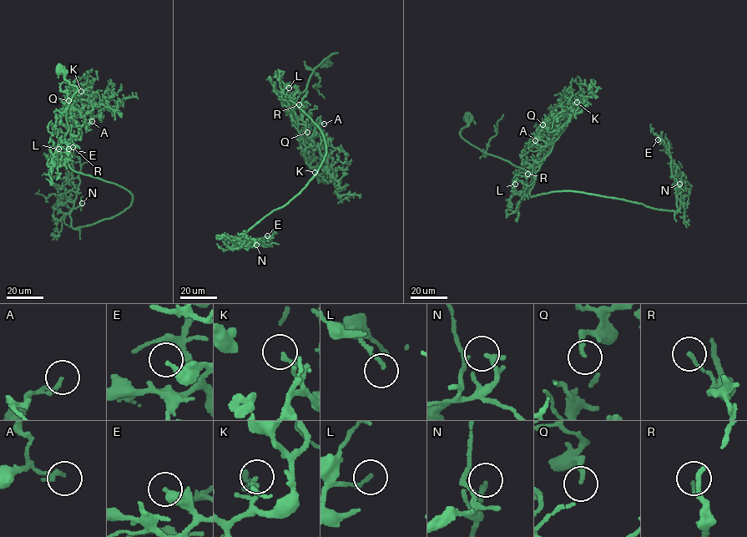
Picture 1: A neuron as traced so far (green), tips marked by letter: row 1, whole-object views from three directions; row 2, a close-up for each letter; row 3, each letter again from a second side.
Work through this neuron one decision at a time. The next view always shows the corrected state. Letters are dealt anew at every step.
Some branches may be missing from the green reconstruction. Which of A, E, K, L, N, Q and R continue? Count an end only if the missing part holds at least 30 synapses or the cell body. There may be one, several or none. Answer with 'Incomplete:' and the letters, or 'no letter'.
Incomplete: no letter

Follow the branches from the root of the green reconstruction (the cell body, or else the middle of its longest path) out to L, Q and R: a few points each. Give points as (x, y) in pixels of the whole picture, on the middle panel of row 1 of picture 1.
L: (325, 63), (331, 53), (337, 53), (314, 69), (294, 111), (281, 97), (282, 82), (289, 88)
Q: (325, 63), (331, 53), (337, 53), (314, 69), (306, 89), (294, 105), (305, 152), (309, 140), (307, 132)
R: (325, 63), (331, 53), (337, 53), (314, 69), (306, 89), (295, 103), (295, 113), (302, 119), (299, 104)

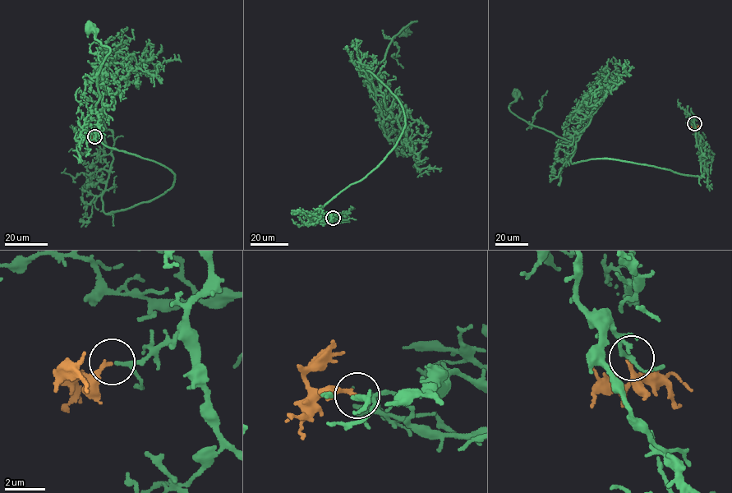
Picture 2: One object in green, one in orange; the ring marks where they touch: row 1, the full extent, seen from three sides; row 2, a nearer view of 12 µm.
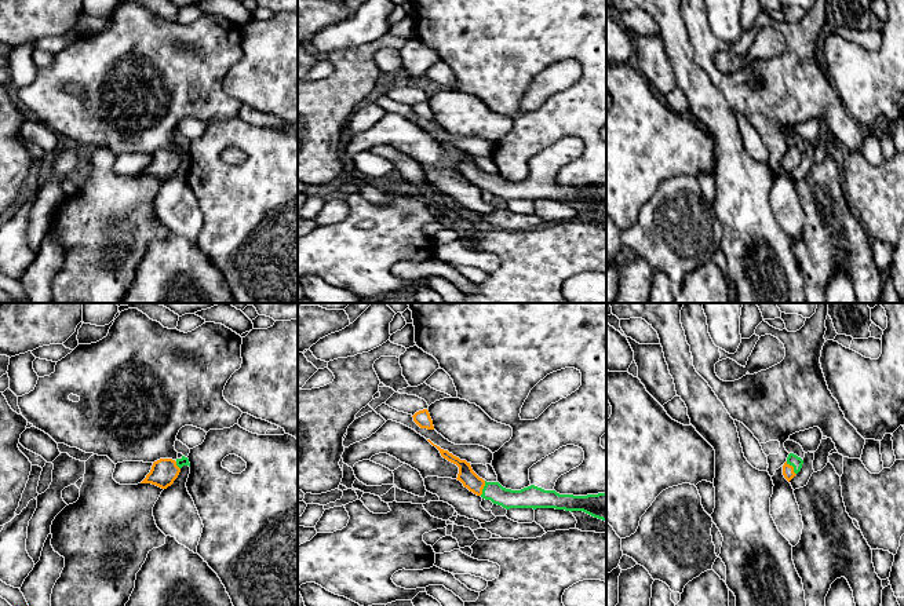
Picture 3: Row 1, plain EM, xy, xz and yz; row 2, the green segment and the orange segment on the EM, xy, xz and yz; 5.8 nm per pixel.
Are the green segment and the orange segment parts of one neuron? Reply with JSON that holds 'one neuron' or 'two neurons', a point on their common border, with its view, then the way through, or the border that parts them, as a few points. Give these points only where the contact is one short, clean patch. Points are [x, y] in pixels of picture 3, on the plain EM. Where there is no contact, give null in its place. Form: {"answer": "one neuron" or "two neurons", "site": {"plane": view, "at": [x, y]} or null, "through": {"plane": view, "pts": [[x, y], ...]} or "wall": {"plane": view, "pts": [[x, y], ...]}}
{"answer": "one neuron", "site": {"plane": "yz", "at": [793, 157]}, "through": {"plane": "yz", "pts": [[794, 152], [793, 157], [788, 164]]}}

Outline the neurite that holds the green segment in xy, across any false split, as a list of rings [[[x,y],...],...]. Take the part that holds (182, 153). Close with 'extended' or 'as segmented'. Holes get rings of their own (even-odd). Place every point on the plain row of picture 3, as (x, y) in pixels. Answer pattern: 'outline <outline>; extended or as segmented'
outline [[[182,147],[181,150],[160,150],[153,154],[150,164],[141,175],[152,175],[161,180],[167,180],[178,169],[181,160],[189,157],[189,150]]]; extended

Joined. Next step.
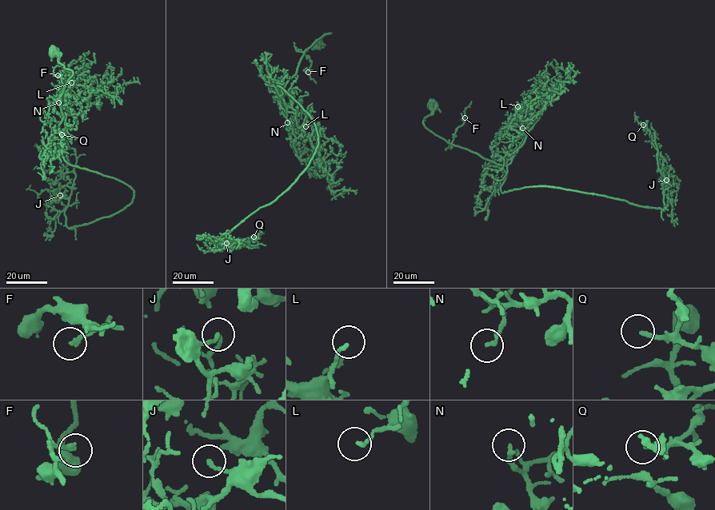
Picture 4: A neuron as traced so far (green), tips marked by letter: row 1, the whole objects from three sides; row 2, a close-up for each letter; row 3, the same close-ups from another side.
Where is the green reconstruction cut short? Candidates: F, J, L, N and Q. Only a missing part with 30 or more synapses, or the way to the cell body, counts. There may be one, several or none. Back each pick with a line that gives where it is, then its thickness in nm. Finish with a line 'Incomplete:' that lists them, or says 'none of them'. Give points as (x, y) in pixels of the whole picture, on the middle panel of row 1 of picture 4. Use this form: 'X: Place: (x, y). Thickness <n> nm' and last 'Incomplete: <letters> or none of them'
Q: Place: (253, 237). Thickness 180 nm
Incomplete: Q

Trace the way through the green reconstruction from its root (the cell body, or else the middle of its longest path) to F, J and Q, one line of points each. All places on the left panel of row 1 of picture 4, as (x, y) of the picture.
F: (53, 51), (57, 61), (72, 72), (59, 97), (64, 85), (61, 75), (57, 75)
J: (53, 51), (72, 72), (60, 98), (63, 158), (134, 192), (117, 212), (68, 228), (68, 200), (60, 195)
Q: (53, 51), (72, 72), (60, 98), (63, 158), (124, 182), (132, 202), (67, 226), (75, 173), (61, 134)

